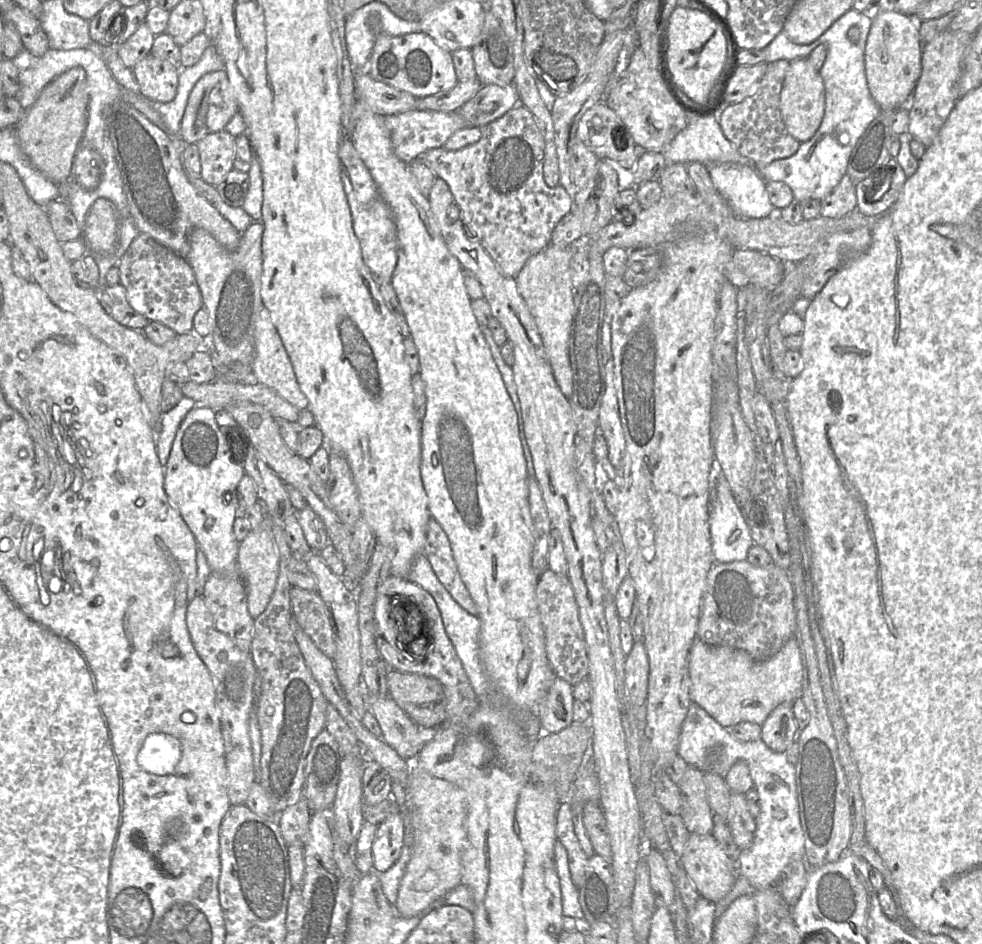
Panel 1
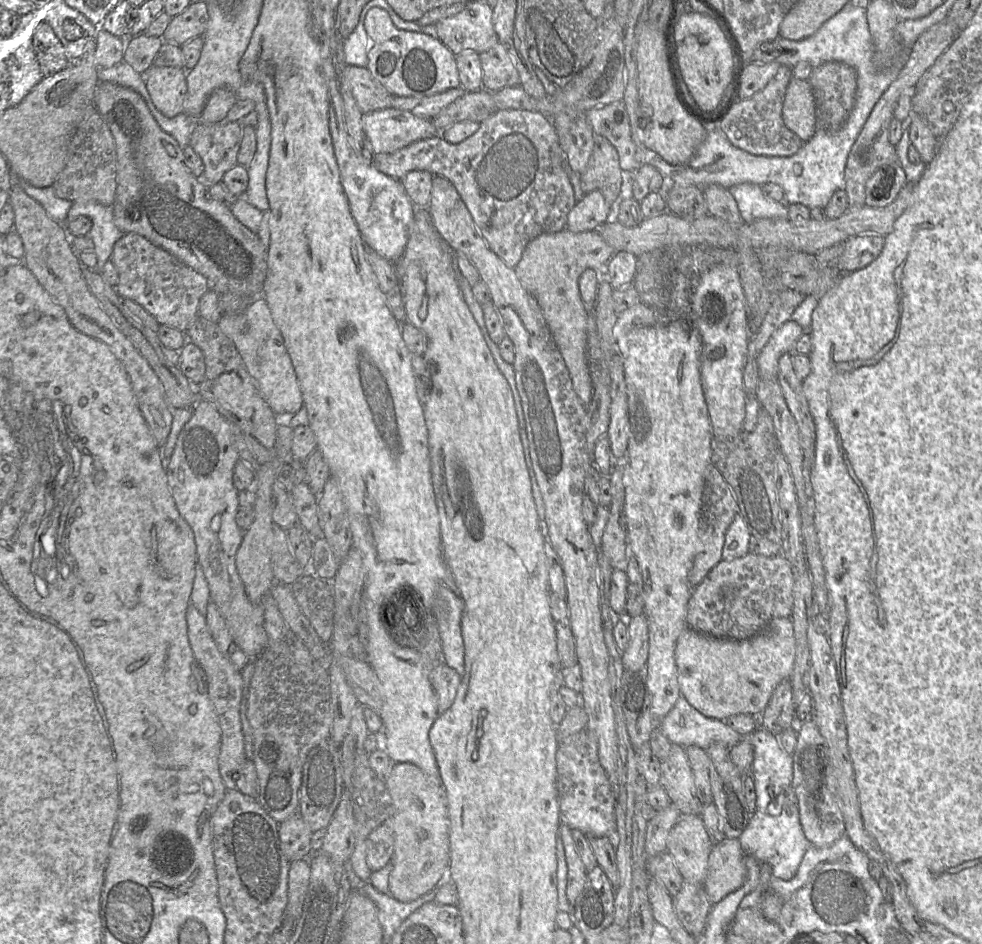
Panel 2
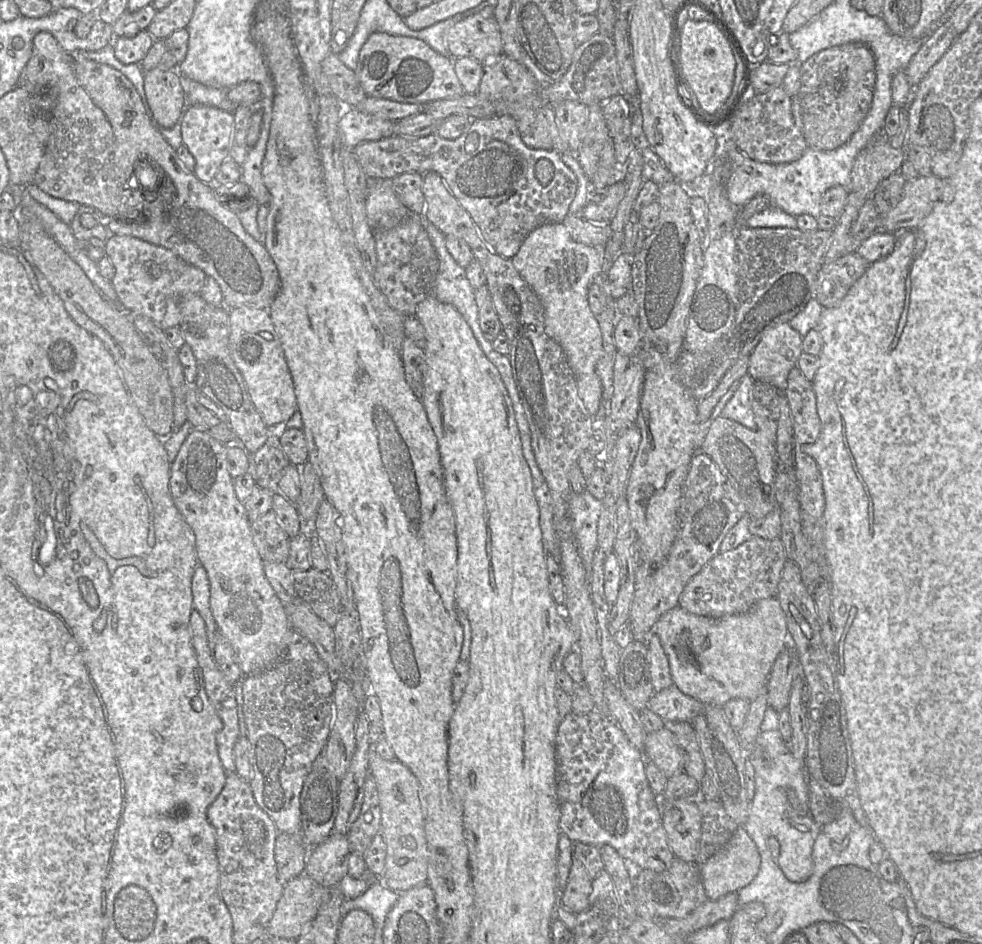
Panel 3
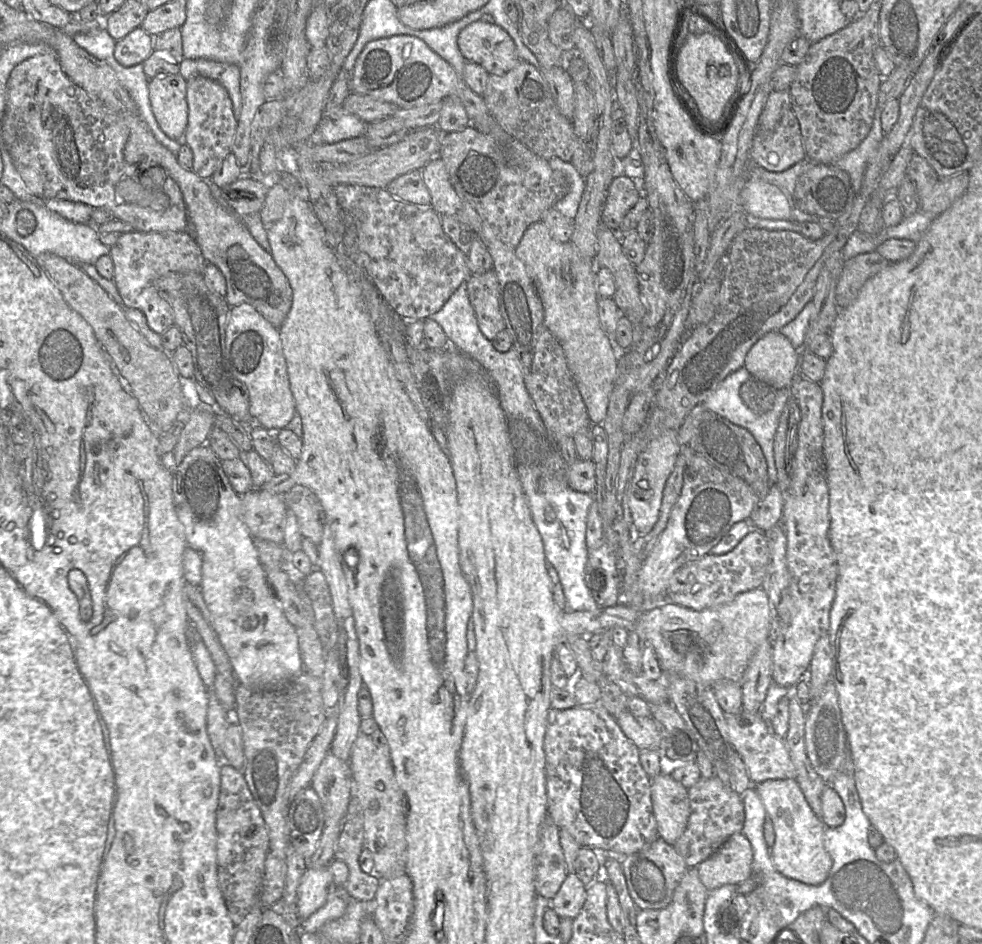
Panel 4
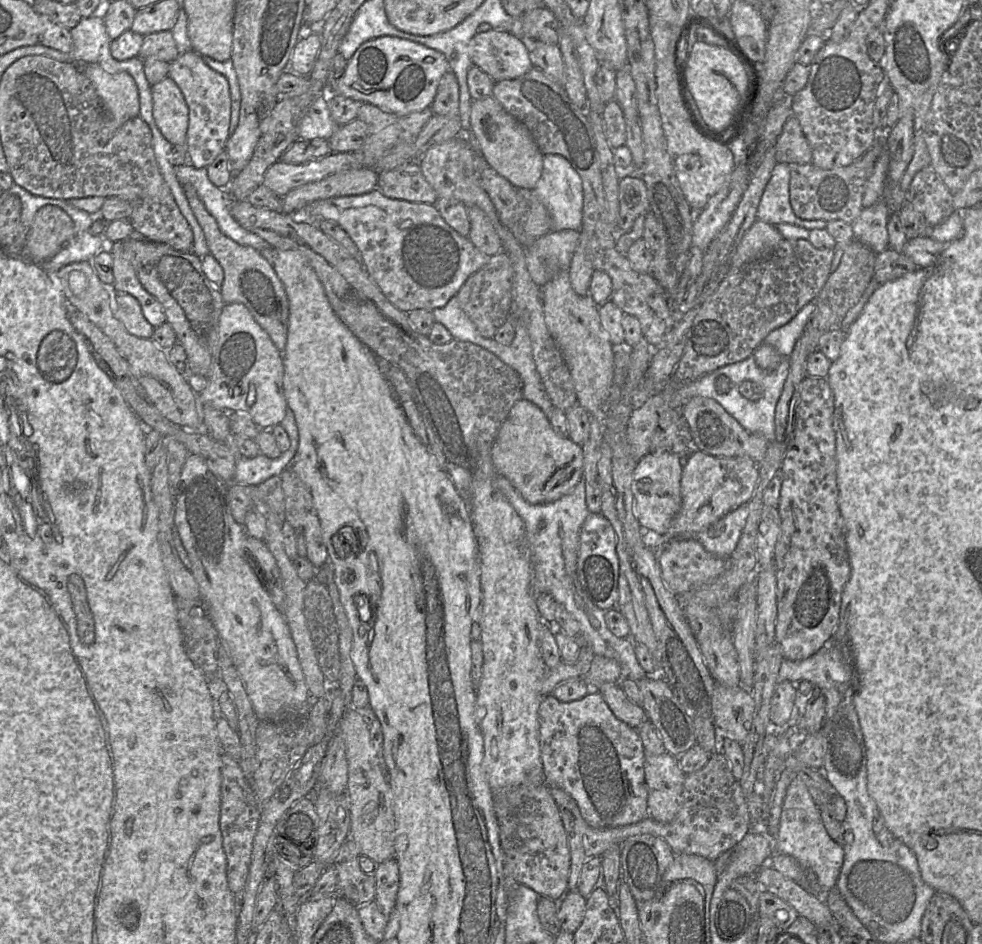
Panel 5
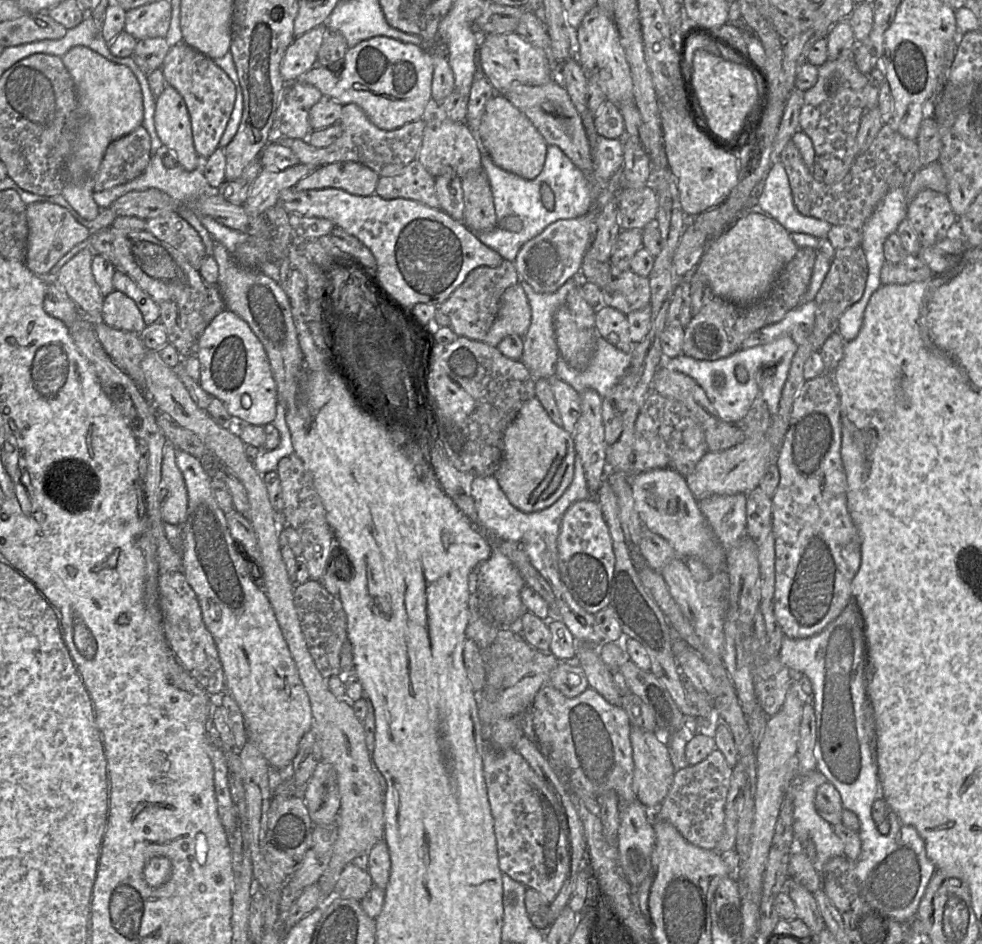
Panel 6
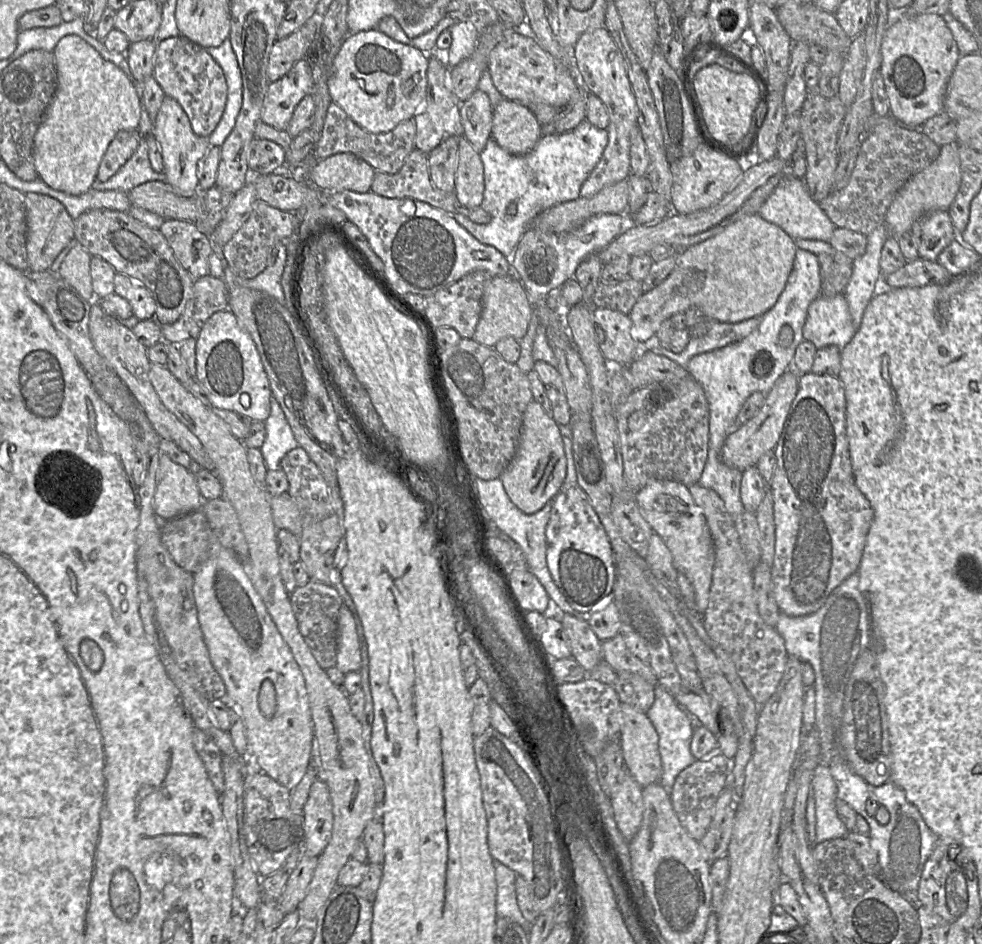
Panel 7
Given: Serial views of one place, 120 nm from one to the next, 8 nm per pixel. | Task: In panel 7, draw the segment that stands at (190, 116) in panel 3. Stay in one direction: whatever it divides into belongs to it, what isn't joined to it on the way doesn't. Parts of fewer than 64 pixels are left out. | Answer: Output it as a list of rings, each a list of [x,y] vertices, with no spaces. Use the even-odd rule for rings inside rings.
[[[179,35],[156,42],[153,76],[165,96],[181,105],[194,133],[207,139],[220,122],[227,101],[226,79],[217,62],[205,48]]]

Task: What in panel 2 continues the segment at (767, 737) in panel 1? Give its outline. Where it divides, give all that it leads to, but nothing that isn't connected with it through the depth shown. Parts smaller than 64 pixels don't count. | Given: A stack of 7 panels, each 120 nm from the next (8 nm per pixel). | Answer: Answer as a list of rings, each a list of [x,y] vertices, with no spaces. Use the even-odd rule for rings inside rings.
[[[790,678],[782,680],[759,716],[759,725],[779,735],[783,730],[797,726]]]

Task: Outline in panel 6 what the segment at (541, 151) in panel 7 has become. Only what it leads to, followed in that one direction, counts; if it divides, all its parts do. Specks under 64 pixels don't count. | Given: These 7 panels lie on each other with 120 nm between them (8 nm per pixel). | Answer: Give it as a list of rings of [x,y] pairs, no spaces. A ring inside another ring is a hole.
[[[599,135],[591,149],[593,173],[588,176],[576,167],[558,146],[547,145],[543,170],[532,180],[501,169],[481,149],[482,168],[491,186],[497,218],[517,216],[521,219],[523,227],[519,232],[496,227],[490,231],[474,232],[476,237],[499,253],[504,260],[514,262],[521,247],[550,224],[560,219],[573,219],[589,213],[593,208],[593,198],[600,188],[606,187],[608,180],[622,168],[624,163],[621,138],[609,139]]]

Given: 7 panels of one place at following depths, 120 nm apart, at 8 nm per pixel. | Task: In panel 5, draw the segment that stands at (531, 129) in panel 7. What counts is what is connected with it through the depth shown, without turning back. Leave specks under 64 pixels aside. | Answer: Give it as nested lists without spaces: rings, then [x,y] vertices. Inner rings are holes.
[[[492,96],[472,100],[470,133],[477,149],[499,175],[517,188],[534,189],[542,174],[544,155],[528,128],[506,112]]]

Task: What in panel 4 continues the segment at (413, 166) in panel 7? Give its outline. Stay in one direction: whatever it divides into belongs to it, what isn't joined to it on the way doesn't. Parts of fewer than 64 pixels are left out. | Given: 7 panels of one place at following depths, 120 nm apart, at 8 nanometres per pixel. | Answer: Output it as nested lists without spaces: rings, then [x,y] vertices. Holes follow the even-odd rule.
[[[413,170],[399,176],[386,190],[396,199],[418,207],[431,208],[431,195],[423,181],[421,170]]]

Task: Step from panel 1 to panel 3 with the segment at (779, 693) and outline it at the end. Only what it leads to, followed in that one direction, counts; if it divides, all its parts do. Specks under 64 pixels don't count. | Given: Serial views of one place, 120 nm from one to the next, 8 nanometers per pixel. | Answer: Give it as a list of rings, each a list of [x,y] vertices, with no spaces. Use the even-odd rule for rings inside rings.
[[[776,597],[761,599],[744,613],[721,618],[692,614],[678,605],[657,620],[651,633],[660,639],[668,658],[673,684],[703,705],[713,704],[718,707],[733,698],[750,702],[763,693],[775,659],[789,644],[785,614]]]

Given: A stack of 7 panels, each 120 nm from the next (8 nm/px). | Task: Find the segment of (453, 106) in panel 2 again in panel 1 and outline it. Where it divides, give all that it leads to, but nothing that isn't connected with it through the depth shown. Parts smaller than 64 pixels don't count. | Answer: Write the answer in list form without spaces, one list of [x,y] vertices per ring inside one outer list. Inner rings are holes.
[[[489,84],[483,85],[474,97],[458,109],[458,112],[469,125],[481,128],[502,117],[518,104],[519,96],[514,84]]]

